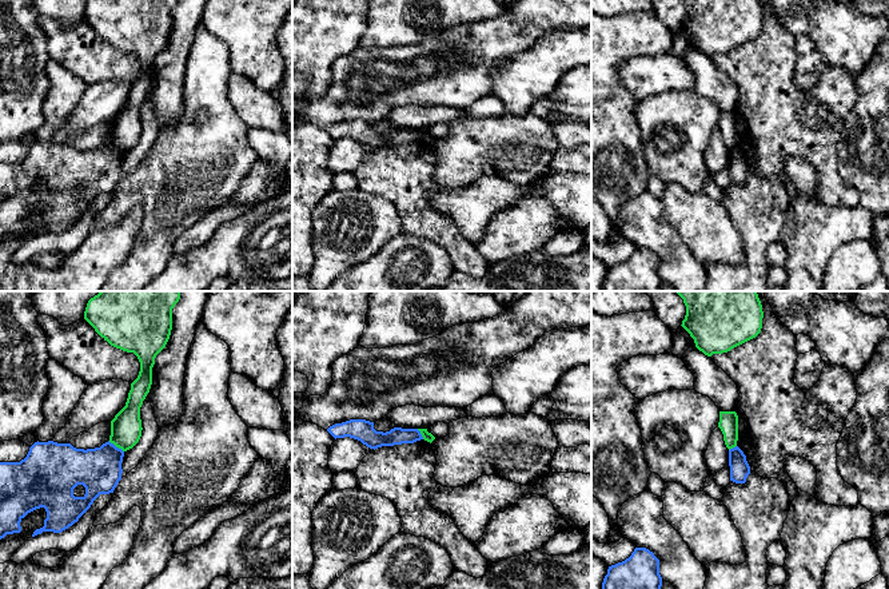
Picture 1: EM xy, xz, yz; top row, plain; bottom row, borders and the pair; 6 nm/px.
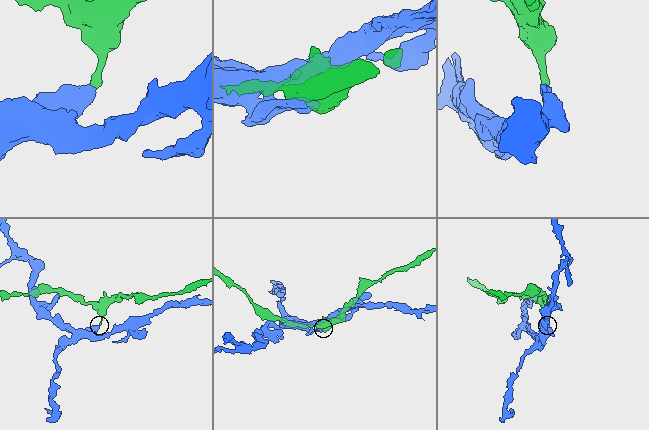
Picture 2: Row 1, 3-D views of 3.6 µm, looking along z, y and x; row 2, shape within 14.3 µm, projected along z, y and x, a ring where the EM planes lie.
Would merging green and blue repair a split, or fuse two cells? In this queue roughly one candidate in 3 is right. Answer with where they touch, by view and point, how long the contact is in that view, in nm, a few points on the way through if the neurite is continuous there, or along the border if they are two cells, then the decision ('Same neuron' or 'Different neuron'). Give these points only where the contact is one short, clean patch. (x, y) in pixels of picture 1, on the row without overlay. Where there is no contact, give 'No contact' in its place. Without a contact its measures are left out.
Touches green at xy (116, 147). Shared border 120 nm. Boundary: xy (108, 142), (123, 152). Different neuron

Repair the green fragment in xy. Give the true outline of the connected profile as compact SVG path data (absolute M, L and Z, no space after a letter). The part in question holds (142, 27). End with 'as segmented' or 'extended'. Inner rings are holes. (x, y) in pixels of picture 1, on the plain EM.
M89 0L84 20L111 47L133 53L140 63L125 107L111 122L109 143L127 152L141 138L140 108L152 85L156 56L172 31L172 9L179 0Z; as segmented

